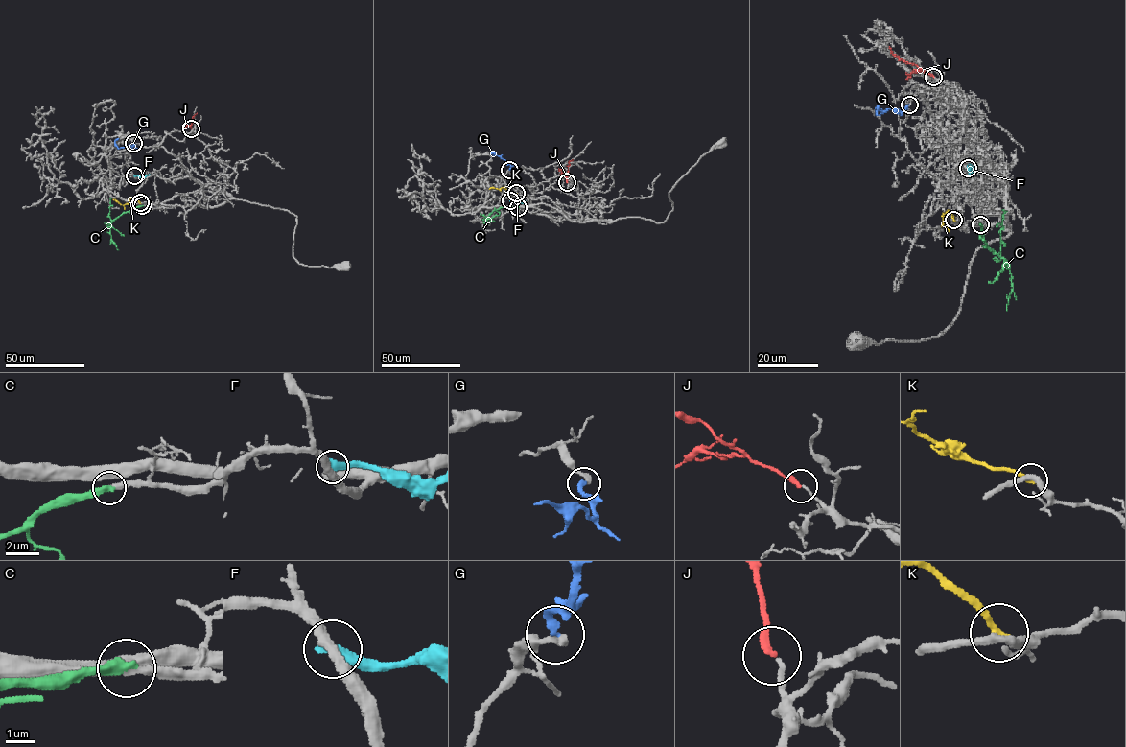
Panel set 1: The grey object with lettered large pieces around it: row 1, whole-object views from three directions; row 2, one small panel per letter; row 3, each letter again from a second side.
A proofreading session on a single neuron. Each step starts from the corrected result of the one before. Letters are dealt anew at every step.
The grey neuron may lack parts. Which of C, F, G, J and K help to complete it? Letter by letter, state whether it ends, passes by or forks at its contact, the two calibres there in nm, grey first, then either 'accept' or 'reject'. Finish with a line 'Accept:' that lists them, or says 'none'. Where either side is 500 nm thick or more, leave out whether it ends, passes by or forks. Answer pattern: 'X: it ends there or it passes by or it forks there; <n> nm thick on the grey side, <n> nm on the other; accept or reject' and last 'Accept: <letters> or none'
C: it ends there; 280 nm thick on the grey side, 400 nm on the other; accept
F: it ends there; 400 nm thick on the grey side, 460 nm on the other; reject
G: it ends there; 320 nm thick on the grey side, 260 nm on the other; reject
J: it ends there; 150 nm thick on the grey side, 300 nm on the other; accept
K: it ends there; 320 nm thick on the grey side, 240 nm on the other; reject
Accept: C, J

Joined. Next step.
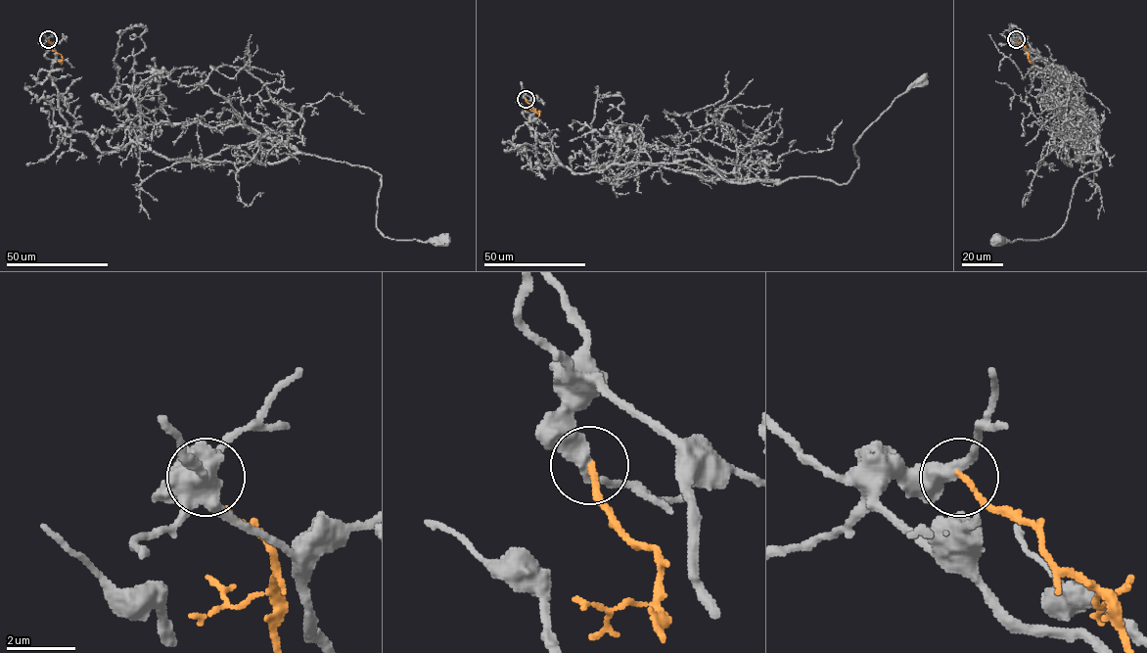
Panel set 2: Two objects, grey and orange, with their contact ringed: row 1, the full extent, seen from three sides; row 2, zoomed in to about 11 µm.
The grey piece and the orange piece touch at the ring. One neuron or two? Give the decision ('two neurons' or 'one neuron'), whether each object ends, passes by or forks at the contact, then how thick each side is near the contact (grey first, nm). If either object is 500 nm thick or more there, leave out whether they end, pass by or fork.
two neurons; grey passes by; orange ends there; 400 nm thick on the grey side, 160 nm on the other

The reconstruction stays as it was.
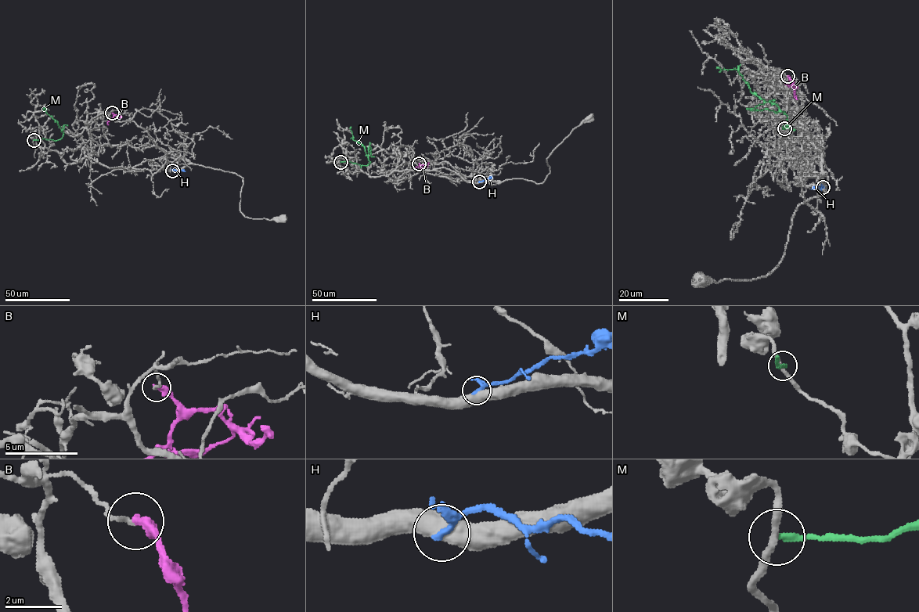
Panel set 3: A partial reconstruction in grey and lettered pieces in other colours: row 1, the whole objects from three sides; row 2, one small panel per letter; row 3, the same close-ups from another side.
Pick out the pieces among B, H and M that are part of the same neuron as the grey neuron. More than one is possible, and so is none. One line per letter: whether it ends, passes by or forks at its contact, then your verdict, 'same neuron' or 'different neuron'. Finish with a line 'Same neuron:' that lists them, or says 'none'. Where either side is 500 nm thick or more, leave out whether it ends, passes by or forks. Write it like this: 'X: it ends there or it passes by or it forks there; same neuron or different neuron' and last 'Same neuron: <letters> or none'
B: it ends there; different neuron
H: different neuron
M: it ends there; different neuron
Same neuron: none

